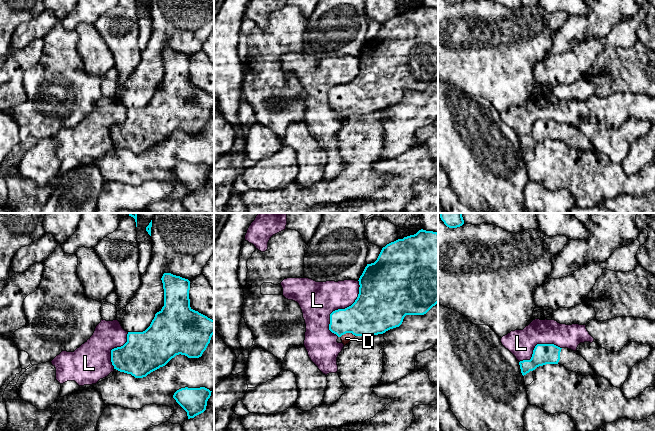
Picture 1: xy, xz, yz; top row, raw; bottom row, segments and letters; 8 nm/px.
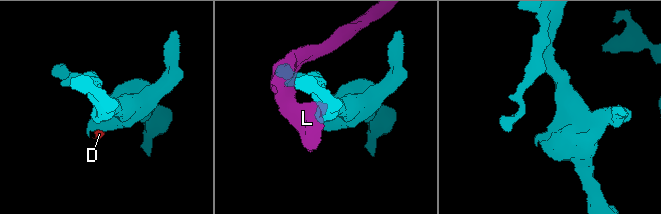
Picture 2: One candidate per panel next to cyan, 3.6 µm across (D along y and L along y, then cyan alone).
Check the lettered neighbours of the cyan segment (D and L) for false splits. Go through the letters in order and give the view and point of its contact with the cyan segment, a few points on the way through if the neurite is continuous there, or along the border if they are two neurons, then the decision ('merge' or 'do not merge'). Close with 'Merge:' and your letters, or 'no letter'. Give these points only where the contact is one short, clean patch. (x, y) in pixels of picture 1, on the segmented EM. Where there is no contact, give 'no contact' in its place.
D: xz (347, 332) | merge
L: xz (341, 309) | do not merge
Merge: D

